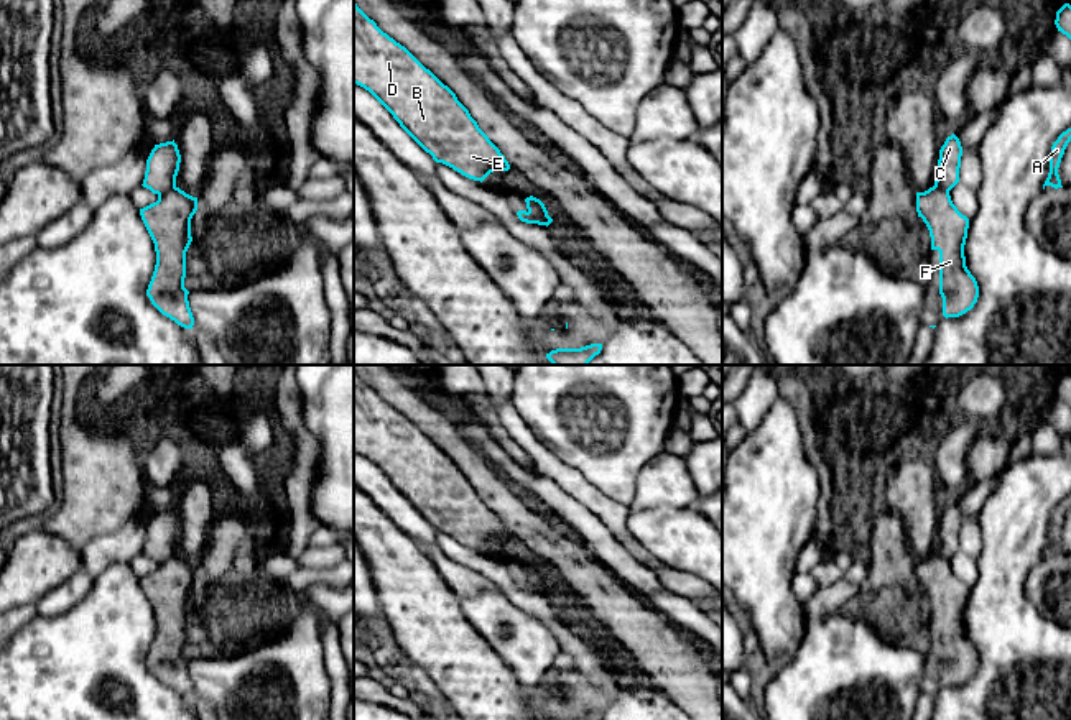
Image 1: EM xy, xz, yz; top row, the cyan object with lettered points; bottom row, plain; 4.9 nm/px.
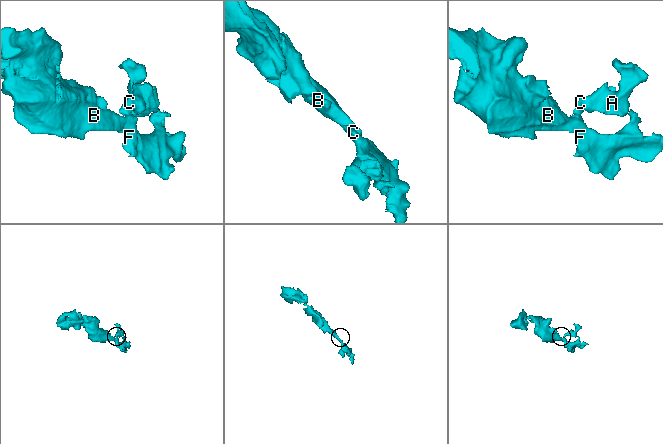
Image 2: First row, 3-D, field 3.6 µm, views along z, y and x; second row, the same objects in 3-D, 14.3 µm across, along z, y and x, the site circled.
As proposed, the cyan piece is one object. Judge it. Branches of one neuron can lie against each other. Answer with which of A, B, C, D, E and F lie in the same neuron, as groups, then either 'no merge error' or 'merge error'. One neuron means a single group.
A B C D E F; no merge error

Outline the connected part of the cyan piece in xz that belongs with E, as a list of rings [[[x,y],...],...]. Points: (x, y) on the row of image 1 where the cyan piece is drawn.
[[[355,2],[354,84],[369,90],[436,163],[443,163],[462,176],[480,182],[494,171],[510,169],[505,156],[479,128],[456,94],[405,46],[383,33]]]

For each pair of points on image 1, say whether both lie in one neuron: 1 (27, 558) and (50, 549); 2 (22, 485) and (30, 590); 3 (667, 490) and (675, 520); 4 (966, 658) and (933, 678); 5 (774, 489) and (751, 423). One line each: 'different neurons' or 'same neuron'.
1: same neuron
2: different neurons
3: different neurons
4: same neuron
5: different neurons

